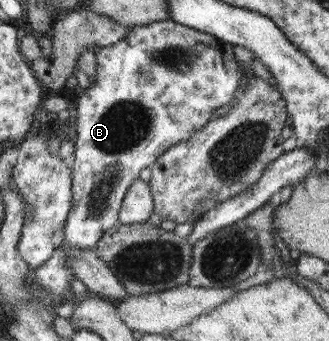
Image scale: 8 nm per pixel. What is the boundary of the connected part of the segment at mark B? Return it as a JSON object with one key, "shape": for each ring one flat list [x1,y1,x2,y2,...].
{"shape":[[172,20,154,22,148,26,138,25,130,27,128,28,128,34,124,38,121,38,117,43,100,47,94,53,97,62,95,73,90,78,90,86,84,89,82,96,80,96,78,102,76,102,76,104,78,104,78,106,76,106,76,121,74,122,76,125,76,142,74,143,75,151,70,159,73,176,71,188,73,194,72,206,70,212,67,214,64,230,58,239,61,244,57,245,52,258,48,259,48,261,44,263,44,265,38,267,38,269,32,270,32,275,30,275,32,279,32,288,37,289,44,297,51,299,51,302,57,303,58,306,75,297,71,287,72,281,74,278,76,279,76,277,74,277,74,275,70,273,70,269,68,269,68,252,76,252,76,250,94,250,105,232,119,223,119,212,122,208,121,204,123,198,126,196,127,190,132,186,132,183,139,178,142,169,151,167,165,150,168,150,171,146,183,140,187,140,197,130,204,128,204,126,215,117,214,112,217,108,229,102,233,102,233,100,238,97,238,92,243,88,244,81,246,81,246,77,248,77,250,73,246,65,238,63,236,56,228,56,224,53,222,44,212,35,198,32,198,30,180,25]]}

